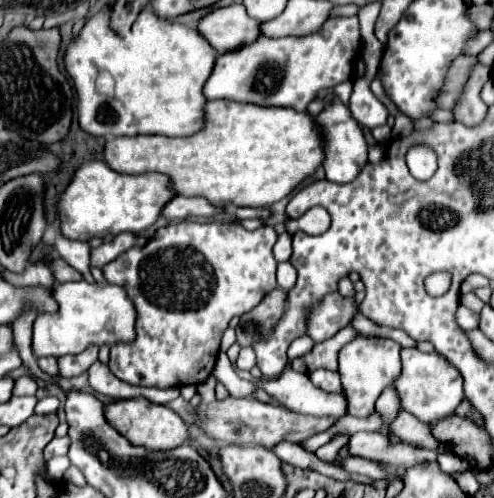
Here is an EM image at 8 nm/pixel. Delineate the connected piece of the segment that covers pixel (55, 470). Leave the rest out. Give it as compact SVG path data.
M67 456L51 458L51 460L47 462L47 472L49 472L49 476L51 476L55 482L61 482L61 478L63 478L63 474L65 474L65 470L67 470L69 466L71 466L71 462L69 462Z

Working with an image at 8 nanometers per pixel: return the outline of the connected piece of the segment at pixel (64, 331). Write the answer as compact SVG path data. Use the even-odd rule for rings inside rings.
M65 282L55 284L53 296L59 302L59 312L55 314L39 314L35 320L33 332L33 352L37 356L65 356L79 354L89 346L113 346L117 342L133 342L137 310L129 302L129 296L121 286L113 284L89 284L81 282Z

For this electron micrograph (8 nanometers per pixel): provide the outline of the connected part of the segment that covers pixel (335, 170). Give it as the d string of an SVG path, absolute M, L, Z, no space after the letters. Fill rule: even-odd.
M335 100L331 106L327 106L317 120L321 124L321 130L325 134L325 174L329 182L337 182L337 184L349 184L353 182L353 178L357 178L357 174L361 172L361 168L369 162L367 158L367 140L363 138L363 132L359 130L357 122L351 118L349 108L341 102Z

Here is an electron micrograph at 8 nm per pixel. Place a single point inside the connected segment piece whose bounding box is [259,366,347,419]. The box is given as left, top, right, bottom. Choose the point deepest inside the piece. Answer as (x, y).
(294, 391)

